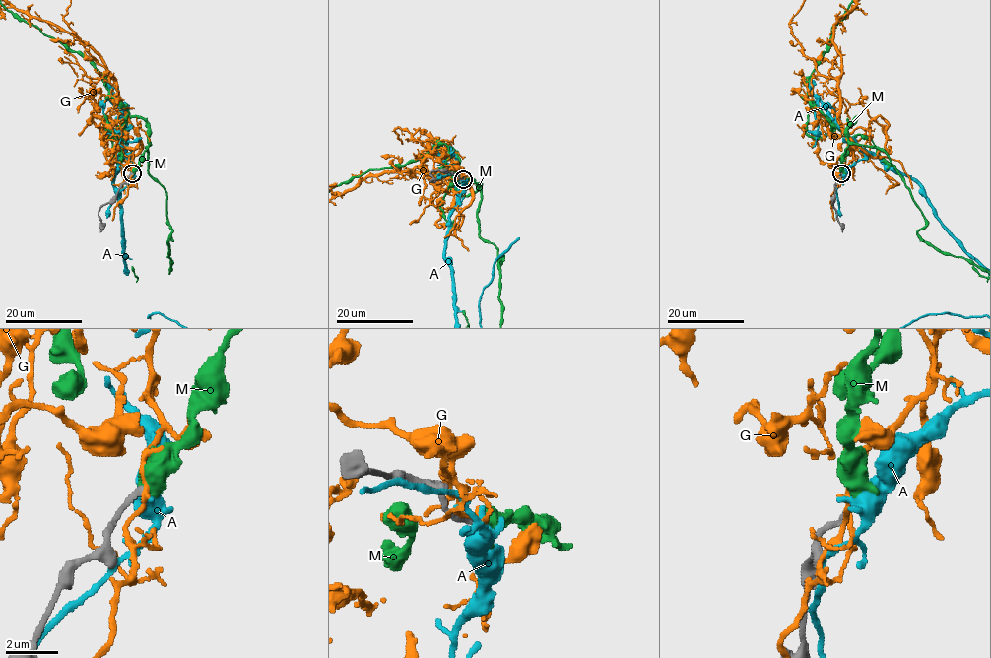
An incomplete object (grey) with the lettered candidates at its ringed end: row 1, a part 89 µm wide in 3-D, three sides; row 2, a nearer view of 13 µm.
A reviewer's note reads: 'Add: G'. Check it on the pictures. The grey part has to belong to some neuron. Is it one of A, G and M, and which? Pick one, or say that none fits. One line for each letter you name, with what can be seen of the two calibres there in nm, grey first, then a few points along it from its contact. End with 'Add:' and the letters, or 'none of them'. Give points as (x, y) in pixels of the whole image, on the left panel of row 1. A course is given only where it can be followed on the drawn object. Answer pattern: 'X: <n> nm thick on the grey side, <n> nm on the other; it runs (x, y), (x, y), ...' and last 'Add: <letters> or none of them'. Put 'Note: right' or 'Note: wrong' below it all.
M: 240 nm thick on the grey side, 500 nm on the other
Add: M
Note: wrong

